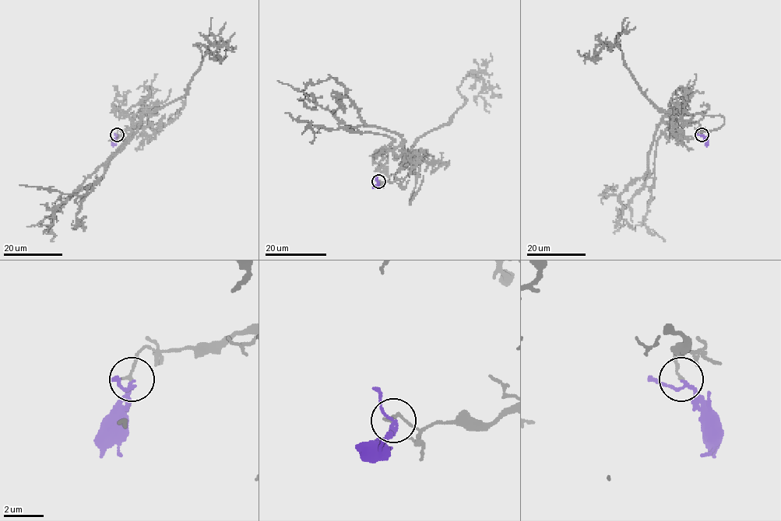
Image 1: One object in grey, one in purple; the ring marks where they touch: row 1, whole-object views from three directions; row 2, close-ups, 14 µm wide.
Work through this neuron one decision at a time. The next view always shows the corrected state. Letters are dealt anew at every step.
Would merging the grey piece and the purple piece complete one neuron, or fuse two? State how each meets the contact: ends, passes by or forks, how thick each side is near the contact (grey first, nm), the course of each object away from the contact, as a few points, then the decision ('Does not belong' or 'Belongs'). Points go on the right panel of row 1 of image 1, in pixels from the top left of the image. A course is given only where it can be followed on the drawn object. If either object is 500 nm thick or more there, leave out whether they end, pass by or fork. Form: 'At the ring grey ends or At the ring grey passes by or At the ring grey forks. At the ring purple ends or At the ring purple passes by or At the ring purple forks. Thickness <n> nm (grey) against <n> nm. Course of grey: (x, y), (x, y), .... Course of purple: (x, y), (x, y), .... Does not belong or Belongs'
At the ring grey ends. At the ring purple passes by. Thickness 160 nm (grey) against 120 nm. Course of grey: (701, 134), (697, 122), (663, 120), (673, 111), (643, 92), (617, 46), (595, 50), (613, 46), (627, 17). Course of purple: (701, 134), (707, 145), (705, 145). Does not belong

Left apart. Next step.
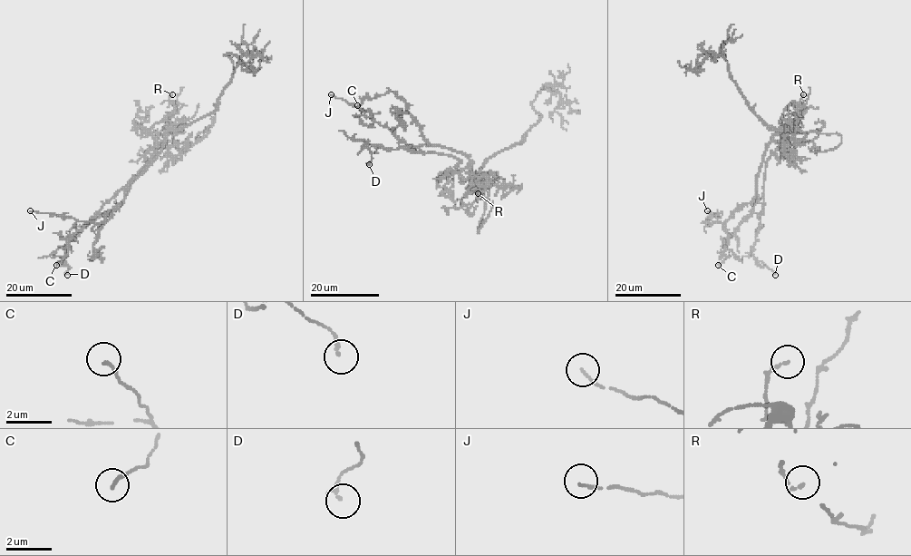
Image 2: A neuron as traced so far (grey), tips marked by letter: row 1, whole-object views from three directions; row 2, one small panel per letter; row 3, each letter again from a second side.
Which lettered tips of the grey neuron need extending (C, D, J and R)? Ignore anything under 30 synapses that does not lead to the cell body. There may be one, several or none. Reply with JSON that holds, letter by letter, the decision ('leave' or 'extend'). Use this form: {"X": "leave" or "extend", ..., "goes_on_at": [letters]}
{"C": "leave", "D": "leave", "J": "leave", "R": "leave", "goes_on_at": []}

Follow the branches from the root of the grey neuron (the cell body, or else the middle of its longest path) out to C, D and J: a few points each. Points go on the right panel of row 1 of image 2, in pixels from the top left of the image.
C: (784, 128), (774, 136), (764, 154), (756, 180), (758, 201), (752, 212), (723, 241), (730, 255), (718, 265)
D: (784, 128), (773, 139), (782, 147), (767, 163), (764, 208), (752, 251), (753, 258), (775, 275)
J: (784, 128), (766, 151), (757, 176), (755, 197), (723, 222), (705, 222), (719, 215), (707, 210)

